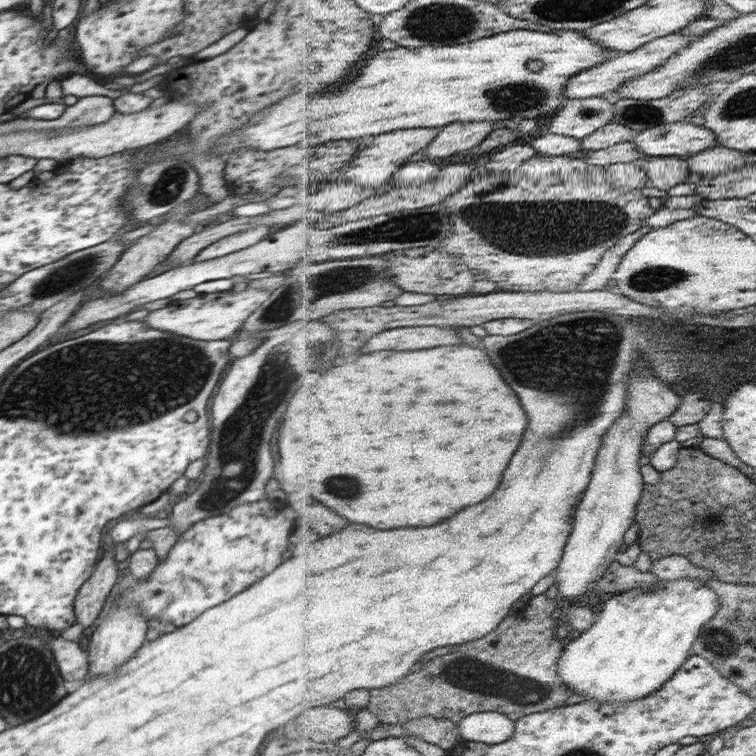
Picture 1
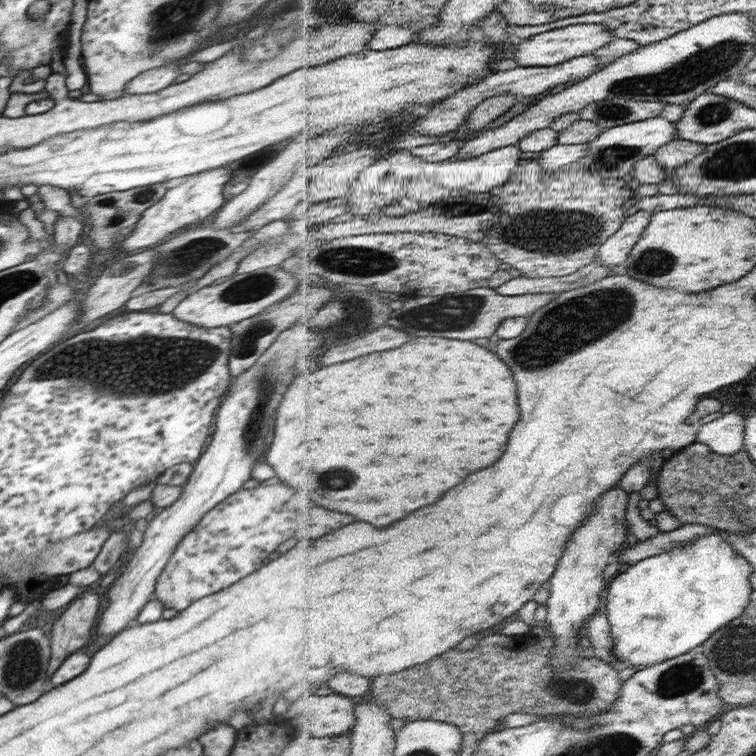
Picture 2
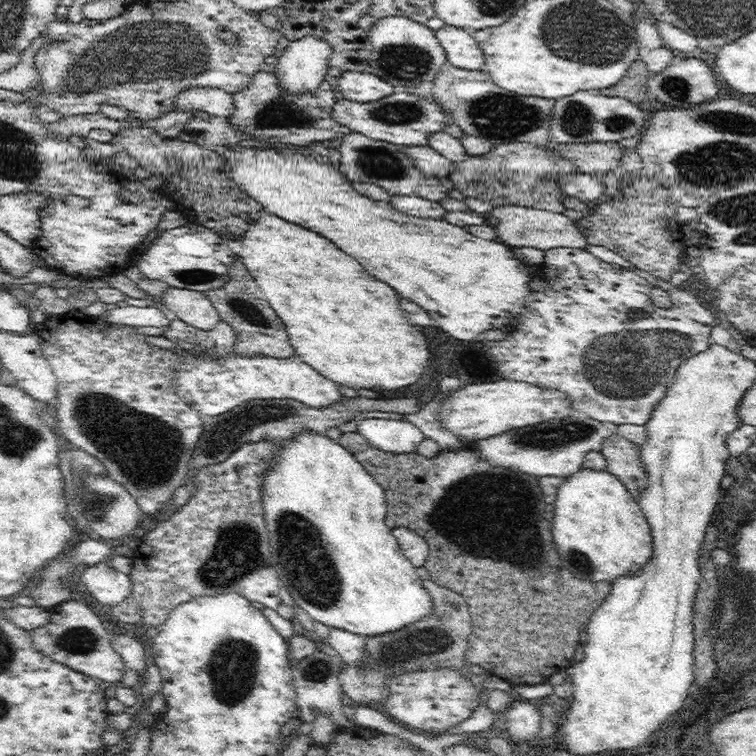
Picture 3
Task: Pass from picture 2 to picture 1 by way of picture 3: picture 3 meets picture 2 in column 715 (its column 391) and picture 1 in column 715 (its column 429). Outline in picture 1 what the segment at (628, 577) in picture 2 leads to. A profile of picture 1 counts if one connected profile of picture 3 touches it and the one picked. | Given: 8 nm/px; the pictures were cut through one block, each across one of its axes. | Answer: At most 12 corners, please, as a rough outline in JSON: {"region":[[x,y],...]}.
{"region":[[702,579],[618,593],[567,646],[590,702],[654,695],[722,601]]}

